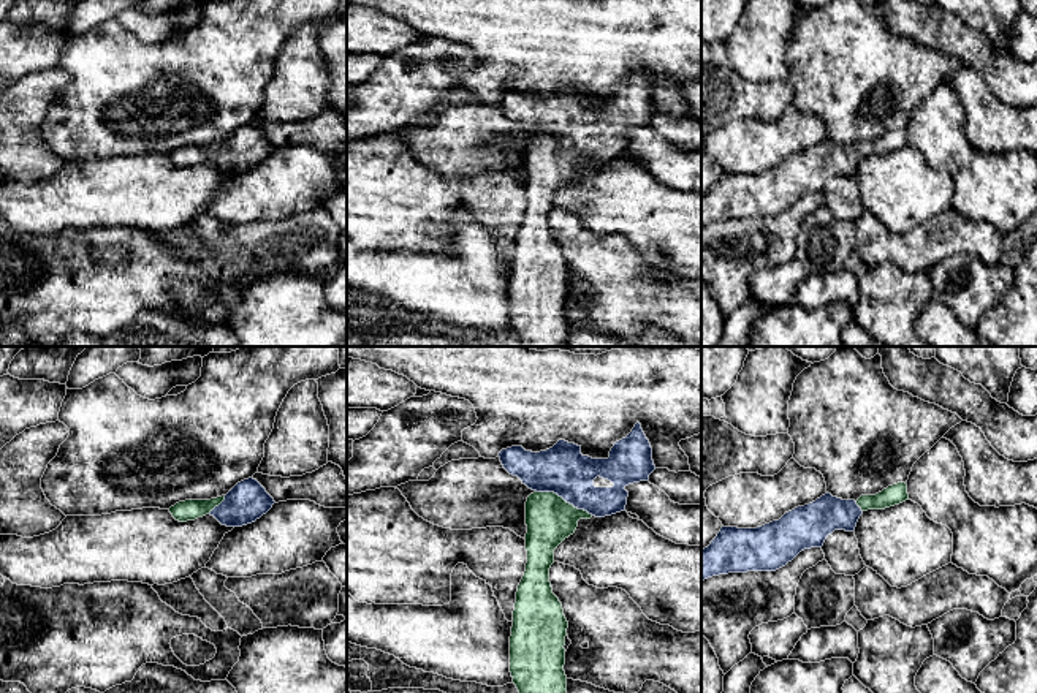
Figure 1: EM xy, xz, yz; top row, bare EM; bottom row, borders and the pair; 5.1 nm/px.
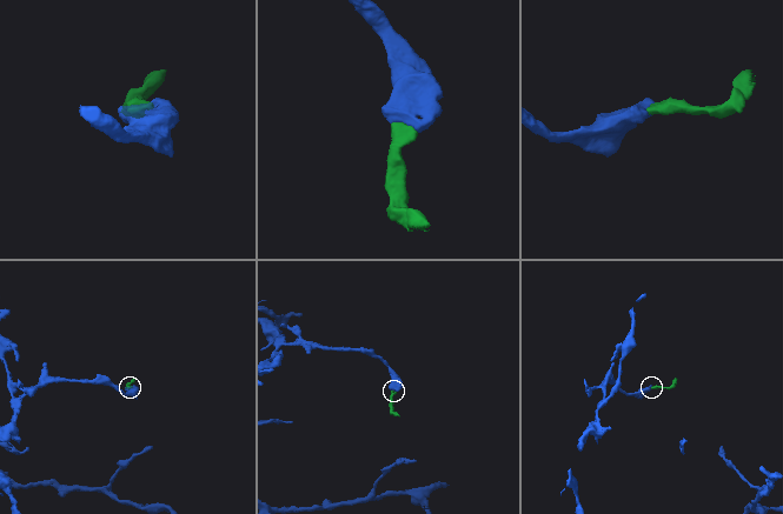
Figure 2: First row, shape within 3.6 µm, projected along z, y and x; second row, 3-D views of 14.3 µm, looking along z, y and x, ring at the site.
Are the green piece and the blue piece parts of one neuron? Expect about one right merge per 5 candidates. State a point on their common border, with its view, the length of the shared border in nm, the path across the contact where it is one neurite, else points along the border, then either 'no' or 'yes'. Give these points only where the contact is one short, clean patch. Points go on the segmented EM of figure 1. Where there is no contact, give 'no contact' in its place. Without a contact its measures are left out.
contact xz (564, 500); length 320 nm; way xz (550, 519), (551, 513), (564, 500), (562, 469); yes

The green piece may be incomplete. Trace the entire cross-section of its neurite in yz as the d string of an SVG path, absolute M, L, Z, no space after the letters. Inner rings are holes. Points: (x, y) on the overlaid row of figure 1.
M898 483L888 486L882 492L876 495L861 495L855 500L842 500L833 497L831 494L825 494L815 502L798 506L788 513L785 513L779 521L773 521L757 528L738 528L738 527L724 527L717 533L717 536L711 541L711 544L701 549L701 581L728 573L747 573L747 571L776 571L792 562L801 551L811 547L822 547L826 536L834 530L853 532L860 516L868 509L885 509L902 502L909 500L907 484Z

